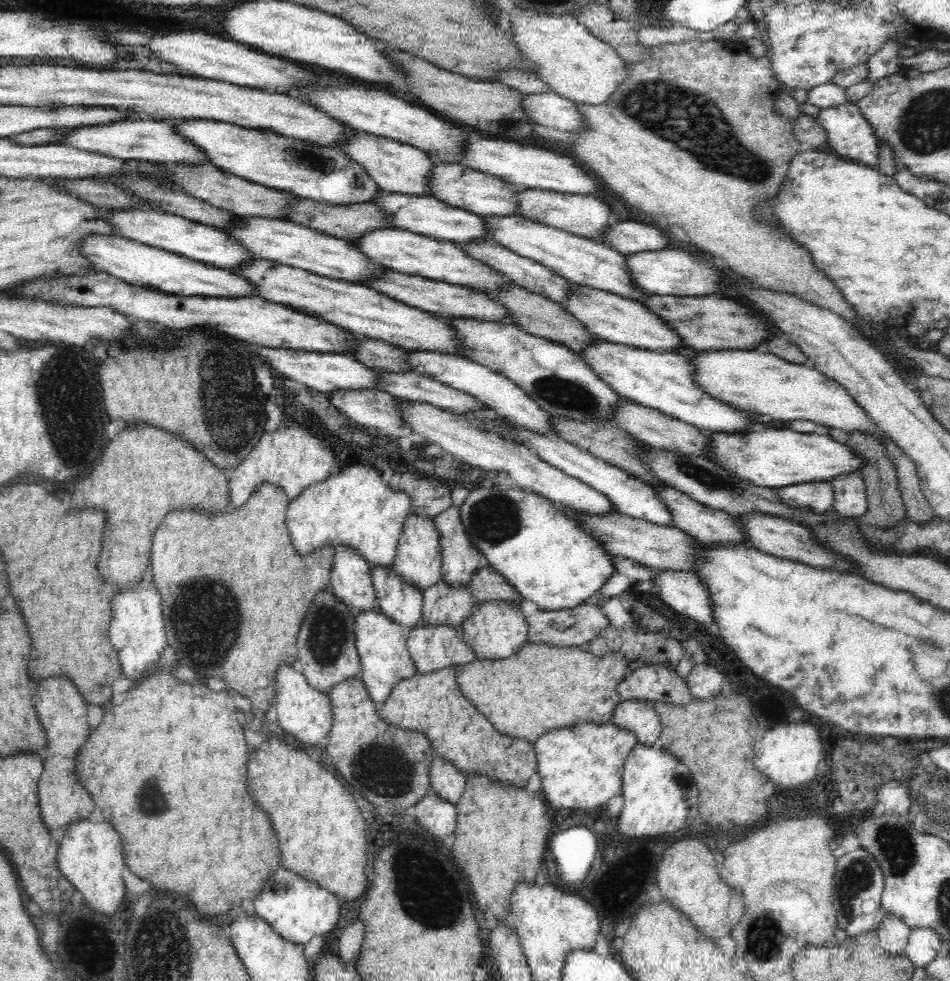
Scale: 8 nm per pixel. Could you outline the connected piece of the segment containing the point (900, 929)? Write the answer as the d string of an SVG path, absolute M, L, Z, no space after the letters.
M883 912L878 916L880 924L877 931L879 945L889 956L907 958L907 944L911 933L910 927L892 913Z

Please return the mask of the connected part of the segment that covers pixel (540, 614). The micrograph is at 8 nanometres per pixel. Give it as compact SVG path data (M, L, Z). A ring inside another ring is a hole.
M522 601L521 611L527 620L527 641L536 644L546 644L548 647L580 647L586 650L589 642L596 638L606 627L609 620L597 605L582 603L574 608L567 608L557 611L545 611L532 601Z

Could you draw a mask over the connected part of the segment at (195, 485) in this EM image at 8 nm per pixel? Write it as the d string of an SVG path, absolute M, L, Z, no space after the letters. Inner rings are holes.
M124 424L100 452L100 460L92 466L92 472L84 480L72 484L72 508L100 508L106 512L102 556L100 556L100 576L114 588L126 588L142 580L149 570L150 544L152 534L160 526L160 520L172 508L202 509L204 513L224 513L229 510L229 486L224 470L218 469L199 449L150 424Z

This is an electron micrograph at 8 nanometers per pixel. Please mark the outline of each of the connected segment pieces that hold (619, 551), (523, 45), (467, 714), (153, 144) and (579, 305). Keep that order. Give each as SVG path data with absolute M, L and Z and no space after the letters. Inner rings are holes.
M557 506L574 518L592 537L594 537L610 556L629 558L660 571L694 572L694 564L702 558L702 544L676 527L660 526L633 516L610 510L606 514L582 514L573 508Z
M512 6L508 12L508 20L511 24L512 36L518 45L522 56L534 68L538 69L538 77L548 85L548 88L560 96L584 104L602 104L619 88L624 79L627 78L627 64L619 53L611 45L601 41L599 37L588 32L573 15L552 16L544 12L527 10Z
M446 667L435 673L416 672L408 679L399 681L383 704L376 706L378 715L388 724L396 725L398 728L424 733L431 743L434 754L451 761L466 777L473 774L486 774L504 785L526 788L528 779L537 772L534 745L527 740L504 736L500 733L495 725L460 692L455 674L454 667Z
M126 118L114 120L108 124L92 124L92 126L76 126L76 128L52 128L60 129L61 136L54 144L68 145L70 148L83 149L84 152L101 153L104 156L116 157L123 161L151 161L154 164L184 163L196 164L208 163L202 149L196 147L191 141L186 141L175 132L172 127L175 119L157 121L150 118Z
M570 283L566 298L558 303L601 341L638 348L641 351L674 350L680 346L681 338L675 329L655 313L648 312L648 309L638 301L625 299L612 292L598 291L596 288Z

